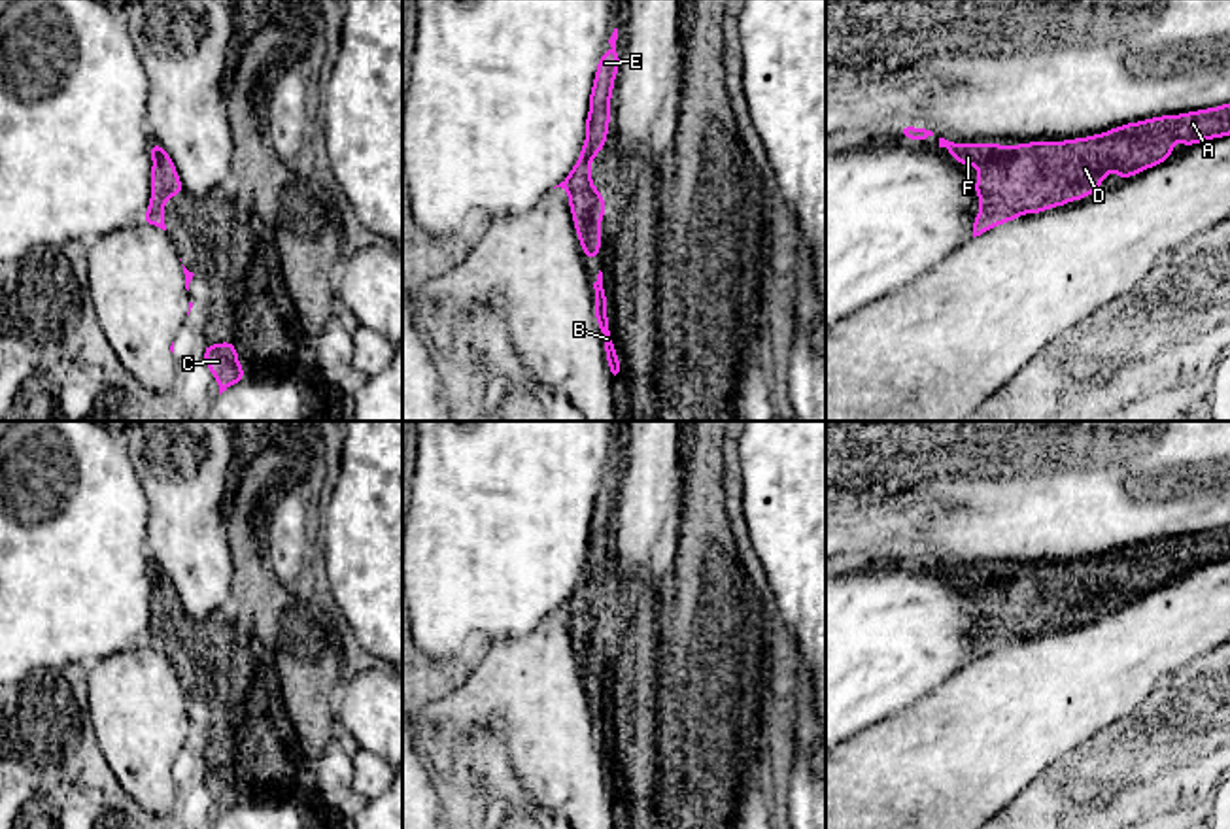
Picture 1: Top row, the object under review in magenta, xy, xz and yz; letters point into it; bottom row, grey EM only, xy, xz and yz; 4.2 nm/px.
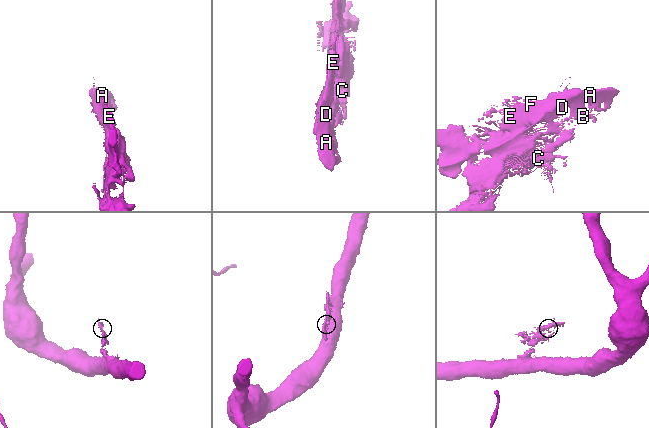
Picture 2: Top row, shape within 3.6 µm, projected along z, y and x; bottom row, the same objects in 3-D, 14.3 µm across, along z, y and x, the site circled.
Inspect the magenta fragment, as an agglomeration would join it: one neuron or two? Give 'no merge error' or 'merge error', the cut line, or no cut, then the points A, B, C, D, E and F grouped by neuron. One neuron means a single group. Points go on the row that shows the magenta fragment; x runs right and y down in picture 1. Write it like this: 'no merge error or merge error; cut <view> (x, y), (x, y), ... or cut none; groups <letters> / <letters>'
merge error; cut yz (1017, 146), (992, 167), (989, 178), (992, 203), (1004, 214); groups A D / B C E F

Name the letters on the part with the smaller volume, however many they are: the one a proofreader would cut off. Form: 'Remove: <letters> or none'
Remove: A, D

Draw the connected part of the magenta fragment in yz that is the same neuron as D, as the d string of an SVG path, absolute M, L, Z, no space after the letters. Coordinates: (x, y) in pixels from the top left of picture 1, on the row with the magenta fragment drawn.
M1230 104L1128 123L1088 138L1028 142L992 166L988 189L999 211L1035 213L1096 193L1111 170L1126 179L1168 161L1177 140L1188 147L1222 136L1230 136Z

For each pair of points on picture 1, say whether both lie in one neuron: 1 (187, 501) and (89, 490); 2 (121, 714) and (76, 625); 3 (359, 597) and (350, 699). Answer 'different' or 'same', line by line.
1: different
2: different
3: different

